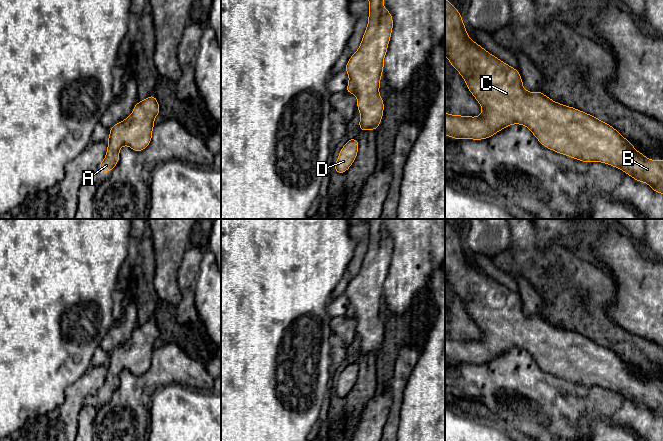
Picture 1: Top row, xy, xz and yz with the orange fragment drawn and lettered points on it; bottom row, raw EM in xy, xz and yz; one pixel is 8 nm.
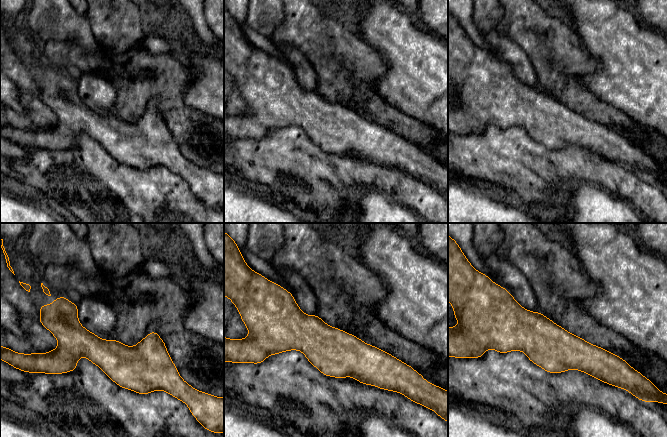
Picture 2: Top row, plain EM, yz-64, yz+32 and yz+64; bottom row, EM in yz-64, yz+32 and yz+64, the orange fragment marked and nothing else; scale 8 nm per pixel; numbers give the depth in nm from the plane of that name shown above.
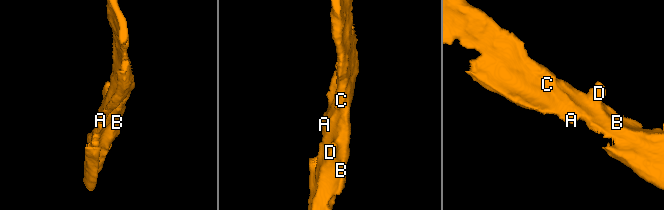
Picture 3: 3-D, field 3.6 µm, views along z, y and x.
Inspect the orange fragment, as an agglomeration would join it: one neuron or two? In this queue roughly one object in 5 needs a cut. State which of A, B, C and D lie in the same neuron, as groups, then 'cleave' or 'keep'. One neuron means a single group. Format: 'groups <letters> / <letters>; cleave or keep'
groups A B C D; keep

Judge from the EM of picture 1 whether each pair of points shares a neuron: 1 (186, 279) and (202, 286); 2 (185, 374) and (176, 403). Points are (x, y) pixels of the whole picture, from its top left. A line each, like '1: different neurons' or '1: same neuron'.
1: different neurons
2: different neurons

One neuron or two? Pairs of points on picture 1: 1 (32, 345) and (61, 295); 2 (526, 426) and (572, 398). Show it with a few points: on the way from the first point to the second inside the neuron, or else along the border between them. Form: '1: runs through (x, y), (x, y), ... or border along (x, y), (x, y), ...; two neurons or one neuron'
1: runs through (32, 333), (32, 324), (49, 307); one neuron
2: runs through (537, 416), (543, 410), (561, 409); one neuron

